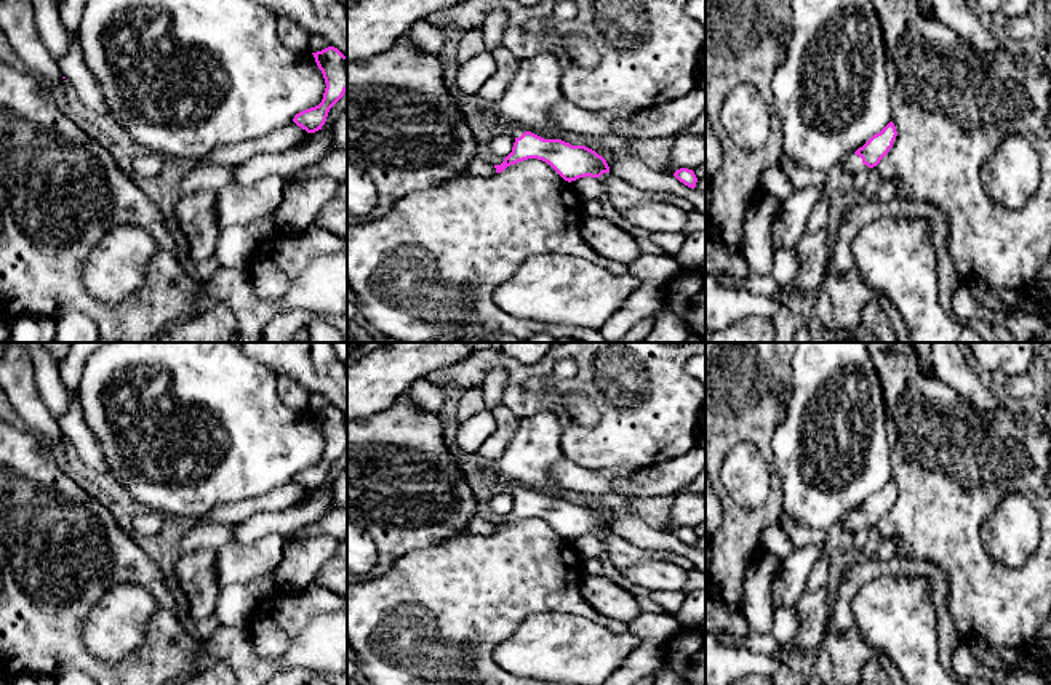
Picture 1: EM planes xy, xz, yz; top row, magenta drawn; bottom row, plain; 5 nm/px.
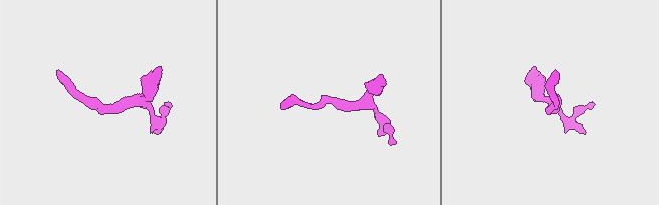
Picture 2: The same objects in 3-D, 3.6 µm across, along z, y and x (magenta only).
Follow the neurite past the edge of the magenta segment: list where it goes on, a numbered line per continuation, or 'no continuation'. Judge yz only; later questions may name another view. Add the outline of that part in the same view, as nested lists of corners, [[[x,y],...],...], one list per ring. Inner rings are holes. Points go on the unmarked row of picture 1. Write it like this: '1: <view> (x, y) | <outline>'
1: yz (851, 520) | [[[849,512],[841,523],[845,531],[854,533],[861,527],[862,517],[856,512]]]

